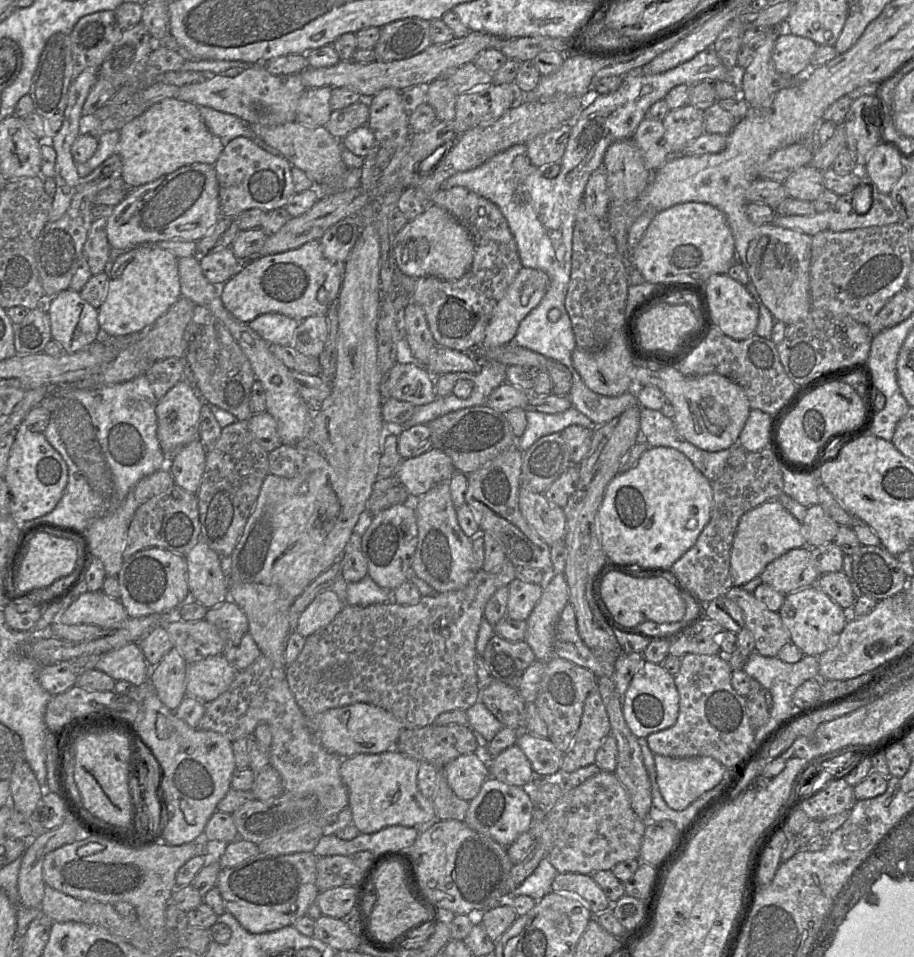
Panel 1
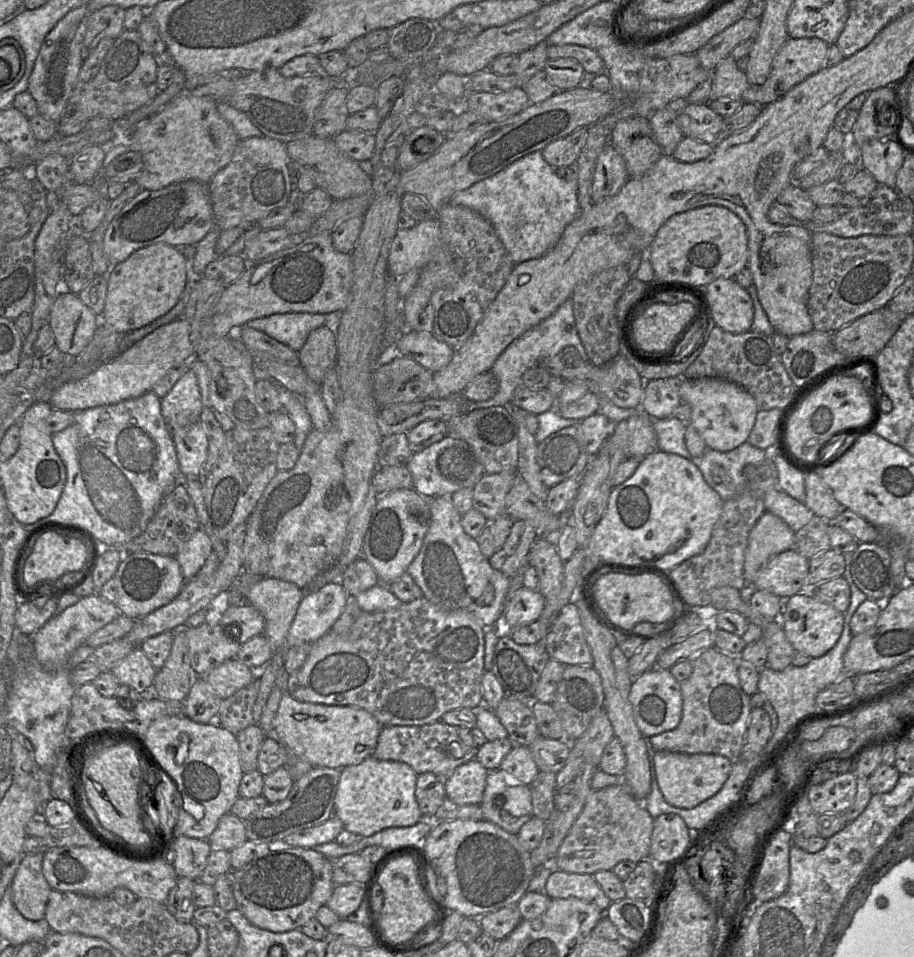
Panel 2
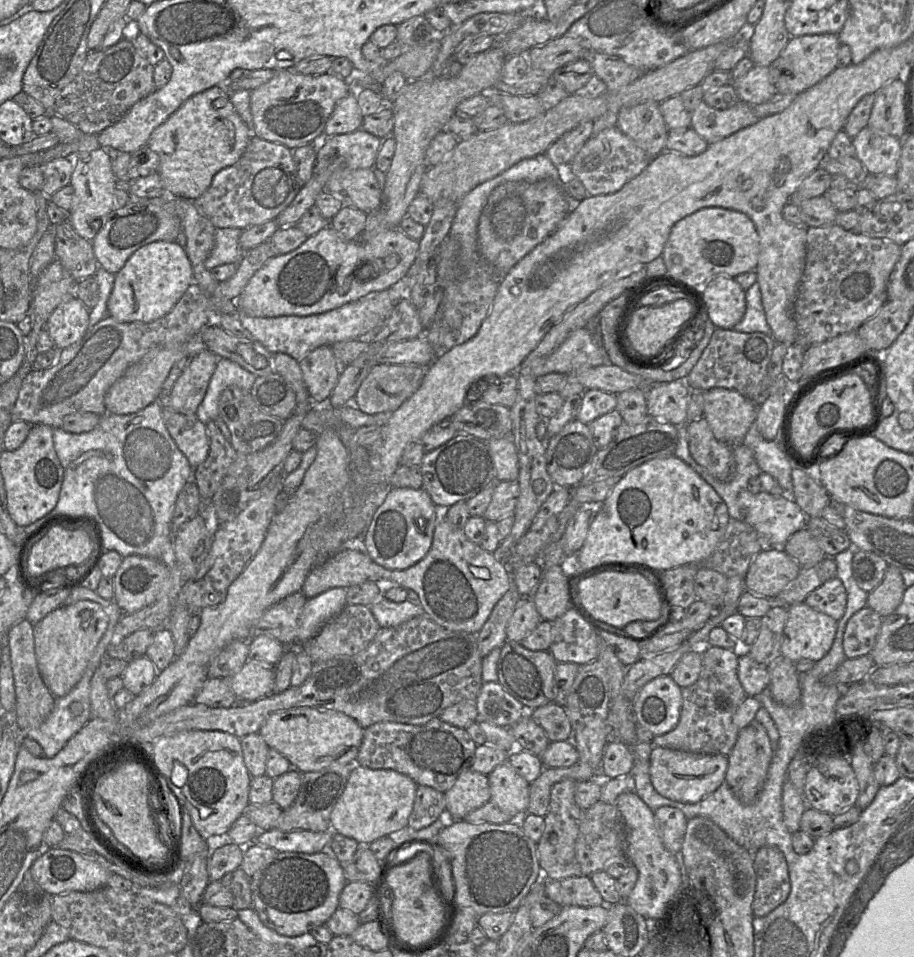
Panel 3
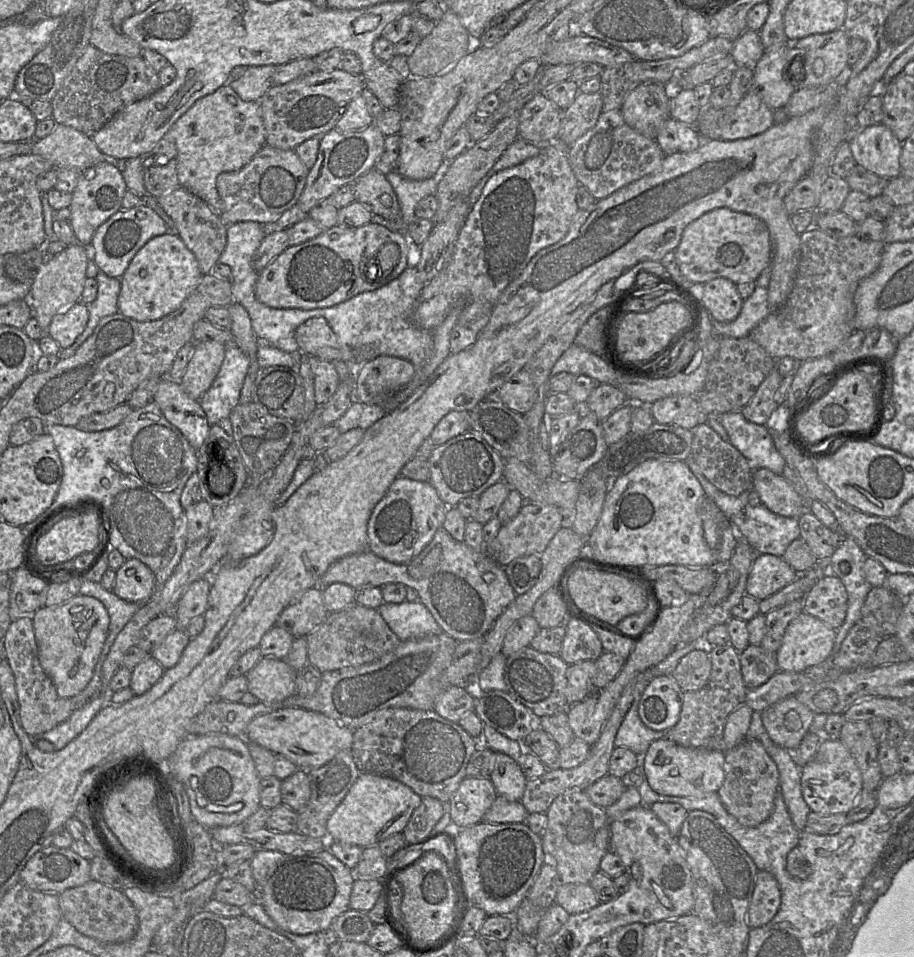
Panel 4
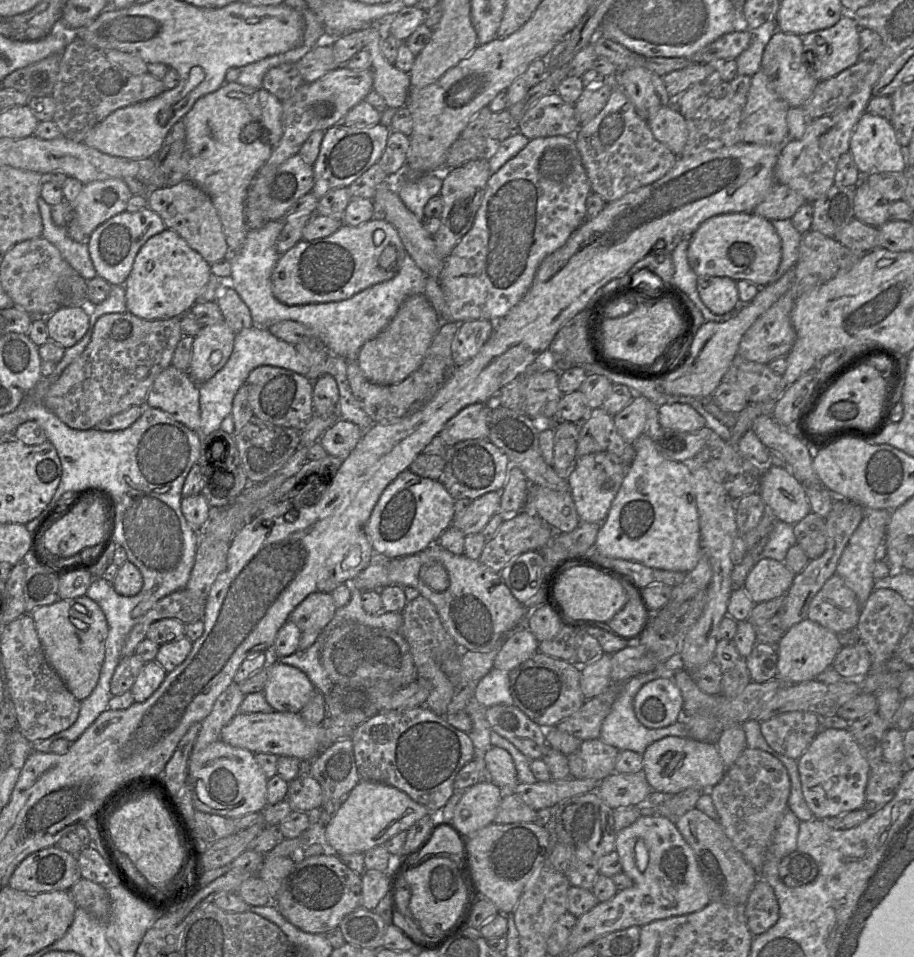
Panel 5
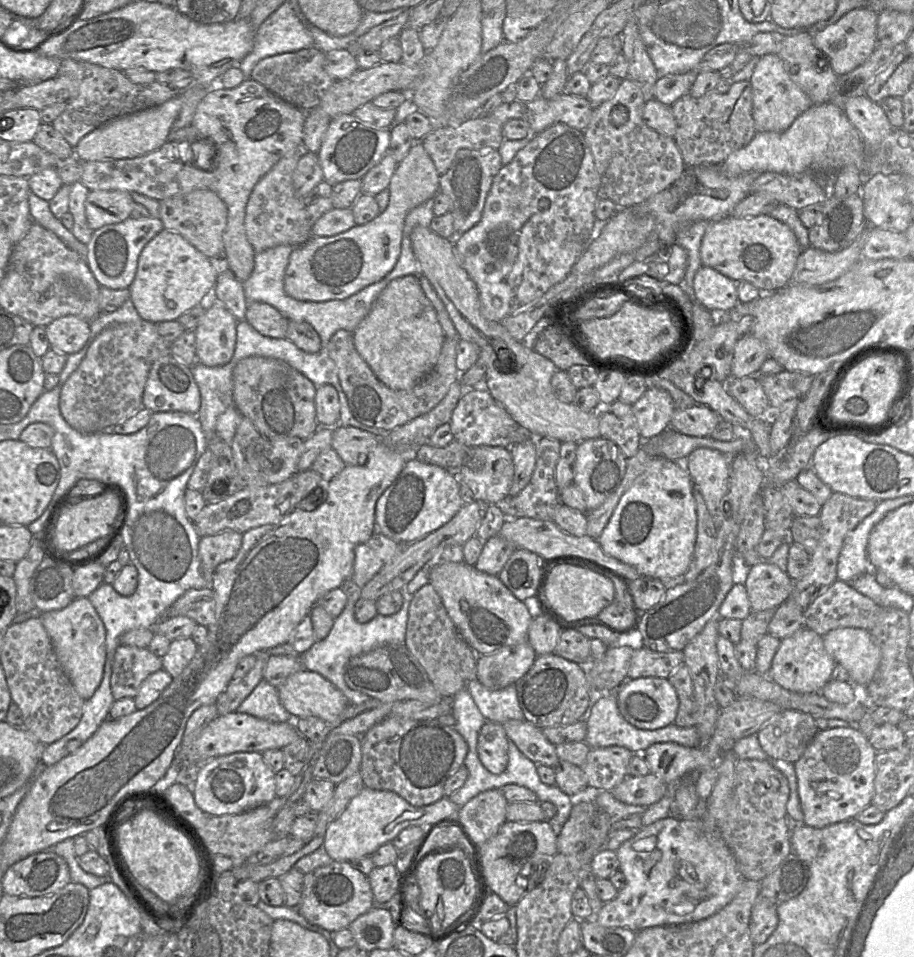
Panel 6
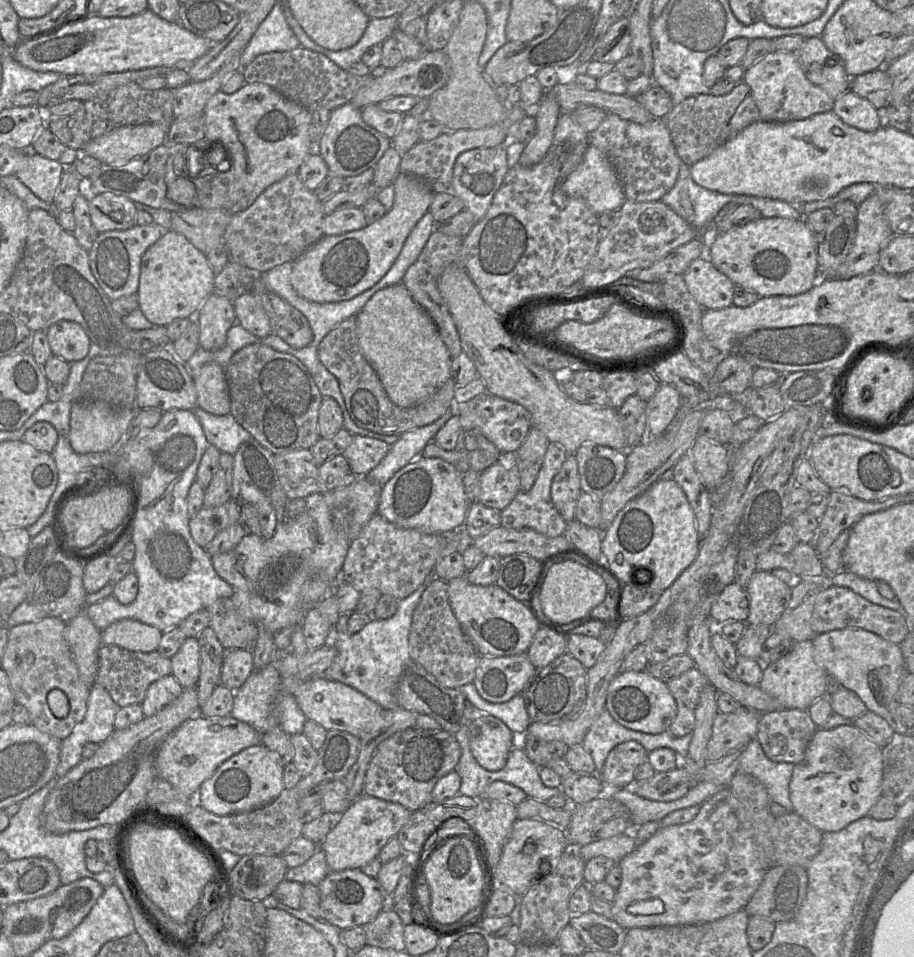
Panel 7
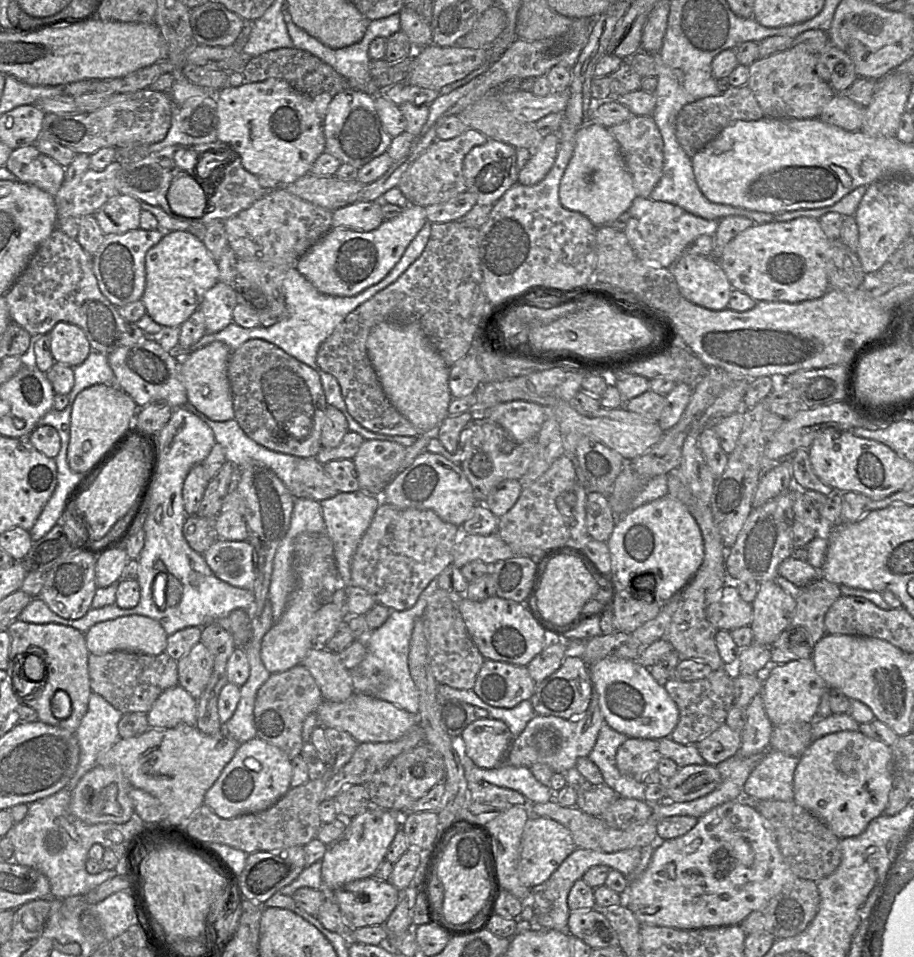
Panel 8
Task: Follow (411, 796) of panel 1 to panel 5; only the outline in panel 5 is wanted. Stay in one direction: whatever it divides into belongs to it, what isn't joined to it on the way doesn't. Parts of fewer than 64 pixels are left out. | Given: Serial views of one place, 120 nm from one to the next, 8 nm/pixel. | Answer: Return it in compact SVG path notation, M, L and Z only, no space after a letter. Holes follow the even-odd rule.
M360 780L326 825L324 838L337 855L365 853L383 845L396 834L407 831L415 822L432 813L405 792L380 782Z

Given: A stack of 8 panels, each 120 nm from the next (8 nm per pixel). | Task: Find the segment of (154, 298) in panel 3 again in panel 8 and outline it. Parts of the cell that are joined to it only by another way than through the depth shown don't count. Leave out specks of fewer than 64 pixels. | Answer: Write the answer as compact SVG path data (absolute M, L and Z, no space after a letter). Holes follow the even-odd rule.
M171 231L145 256L145 289L141 301L159 325L180 327L198 308L204 294L219 282L217 261L202 241L188 231Z

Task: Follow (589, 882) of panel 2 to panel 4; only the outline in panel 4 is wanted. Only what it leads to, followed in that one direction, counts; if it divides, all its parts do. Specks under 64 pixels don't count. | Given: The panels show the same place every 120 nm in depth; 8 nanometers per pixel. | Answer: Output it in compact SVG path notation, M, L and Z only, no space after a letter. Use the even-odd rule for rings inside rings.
M565 883L557 893L555 902L570 915L588 911L600 904L590 883Z

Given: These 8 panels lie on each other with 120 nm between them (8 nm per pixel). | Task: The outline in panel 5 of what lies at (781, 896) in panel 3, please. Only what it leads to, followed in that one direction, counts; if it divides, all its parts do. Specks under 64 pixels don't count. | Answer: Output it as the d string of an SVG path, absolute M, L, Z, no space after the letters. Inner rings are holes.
M759 878L745 903L745 914L750 932L756 936L766 932L779 919L779 904L773 888Z

